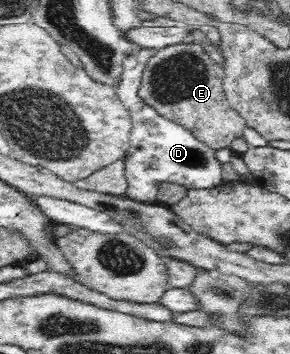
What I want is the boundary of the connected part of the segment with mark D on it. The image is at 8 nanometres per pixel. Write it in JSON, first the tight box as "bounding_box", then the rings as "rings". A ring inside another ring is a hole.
{"bounding_box":[116,47,224,203],"rings":[[[142,47],[128,53],[124,59],[120,83],[116,87],[117,96],[128,110],[132,123],[130,150],[123,160],[125,179],[127,180],[127,191],[124,195],[129,199],[147,203],[158,201],[159,184],[175,183],[188,190],[198,190],[211,189],[224,182],[223,169],[220,161],[216,160],[214,149],[200,142],[188,129],[161,117],[152,106],[148,106],[143,99],[140,99],[139,87],[143,78],[143,71],[148,60],[156,53],[154,50],[155,48]]]}

